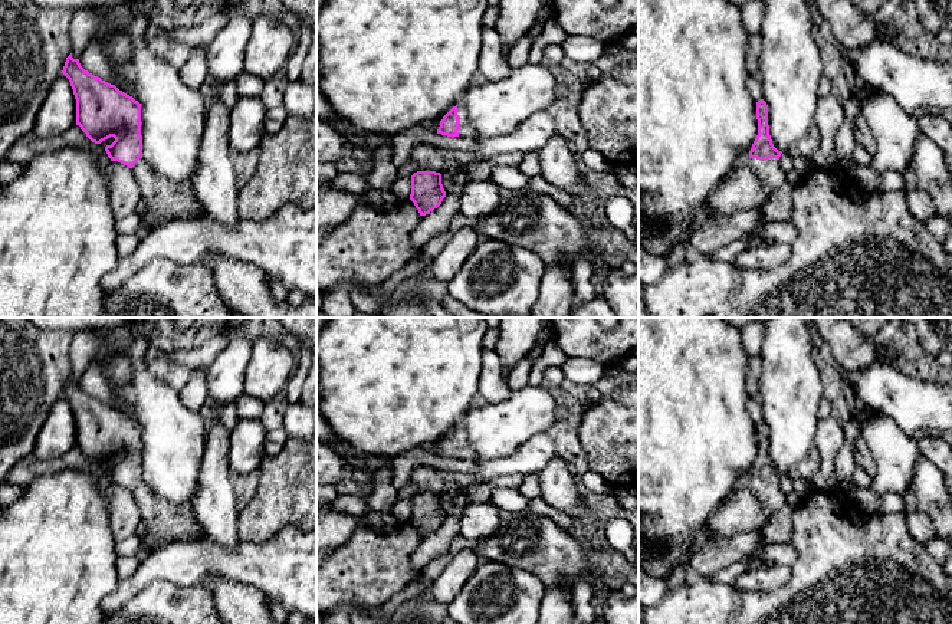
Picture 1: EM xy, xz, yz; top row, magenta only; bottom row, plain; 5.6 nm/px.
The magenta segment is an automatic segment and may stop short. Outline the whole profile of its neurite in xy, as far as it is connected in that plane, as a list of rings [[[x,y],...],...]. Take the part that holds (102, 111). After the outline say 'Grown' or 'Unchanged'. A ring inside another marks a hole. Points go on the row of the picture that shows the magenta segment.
[[[72,53],[66,58],[62,73],[69,79],[76,99],[76,125],[79,125],[95,144],[101,144],[114,137],[115,141],[105,147],[108,157],[111,161],[118,161],[132,170],[142,200],[147,204],[147,214],[141,223],[151,230],[168,221],[204,219],[207,213],[201,208],[190,187],[171,184],[165,177],[157,174],[142,158],[141,104],[119,91],[115,85],[85,70],[79,59],[72,58]]]. Grown

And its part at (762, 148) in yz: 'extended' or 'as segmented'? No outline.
extended

